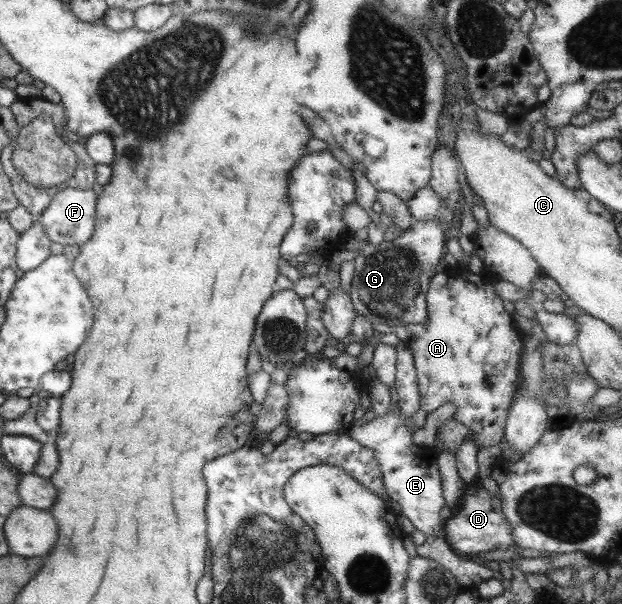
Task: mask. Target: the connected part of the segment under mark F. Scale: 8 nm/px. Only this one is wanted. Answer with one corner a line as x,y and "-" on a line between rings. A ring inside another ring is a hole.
63,187
37,221
53,243
62,246
85,243
95,226
96,195
92,190

